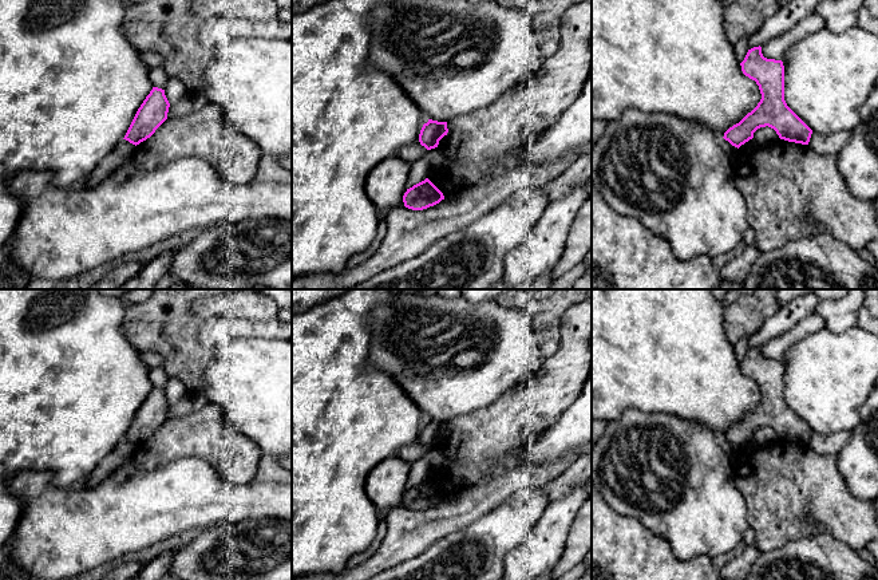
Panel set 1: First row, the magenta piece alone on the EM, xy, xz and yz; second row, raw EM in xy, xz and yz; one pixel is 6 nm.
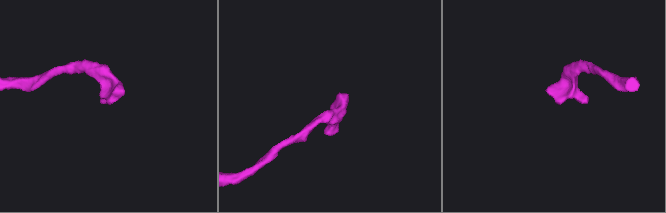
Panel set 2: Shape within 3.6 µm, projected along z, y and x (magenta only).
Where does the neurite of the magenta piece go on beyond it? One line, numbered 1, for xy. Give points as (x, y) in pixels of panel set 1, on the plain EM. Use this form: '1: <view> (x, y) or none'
1: none

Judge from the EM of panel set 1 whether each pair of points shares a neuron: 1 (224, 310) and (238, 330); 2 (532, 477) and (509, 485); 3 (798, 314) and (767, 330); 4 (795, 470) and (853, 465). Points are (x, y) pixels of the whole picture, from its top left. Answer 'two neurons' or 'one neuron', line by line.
1: two neurons
2: one neuron
3: one neuron
4: two neurons

